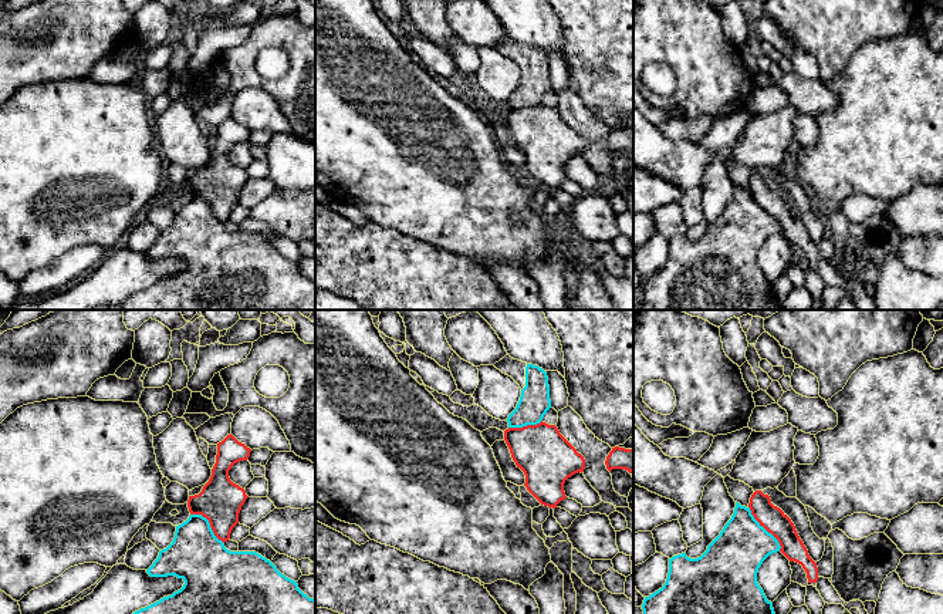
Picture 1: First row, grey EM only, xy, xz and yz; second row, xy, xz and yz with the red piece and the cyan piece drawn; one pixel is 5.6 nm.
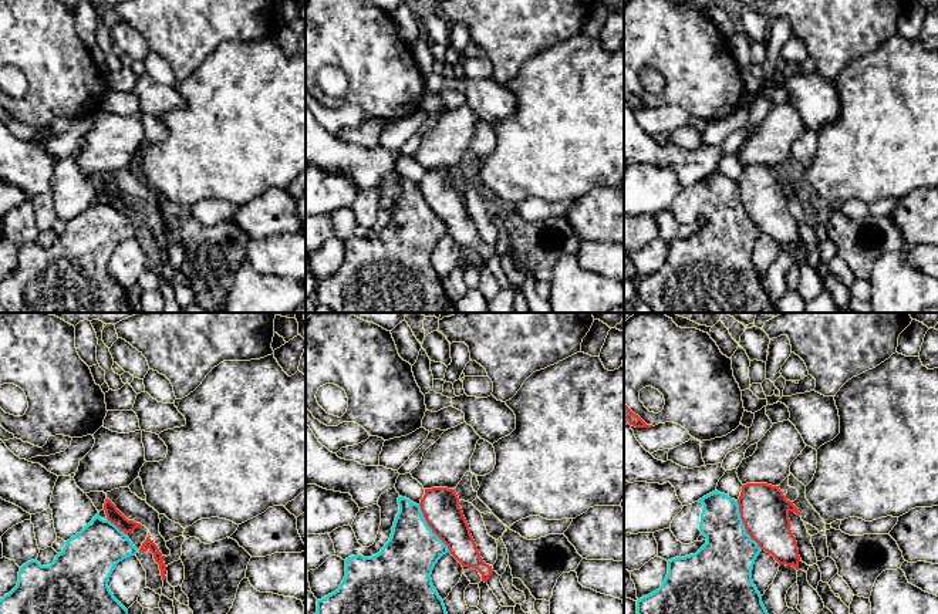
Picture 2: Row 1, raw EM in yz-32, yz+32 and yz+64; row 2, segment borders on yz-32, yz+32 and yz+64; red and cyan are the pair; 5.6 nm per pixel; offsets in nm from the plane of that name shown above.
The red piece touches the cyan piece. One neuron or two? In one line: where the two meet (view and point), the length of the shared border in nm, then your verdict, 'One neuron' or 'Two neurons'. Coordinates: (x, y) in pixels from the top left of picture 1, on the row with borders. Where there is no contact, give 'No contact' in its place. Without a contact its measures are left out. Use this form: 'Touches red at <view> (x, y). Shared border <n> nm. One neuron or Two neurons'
Touches red at yz (766, 529). Shared border 320 nm. Two neurons

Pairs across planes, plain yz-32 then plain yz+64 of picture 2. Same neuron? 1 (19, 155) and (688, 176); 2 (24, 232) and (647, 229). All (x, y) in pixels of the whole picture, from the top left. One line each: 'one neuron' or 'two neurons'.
1: one neuron
2: two neurons

